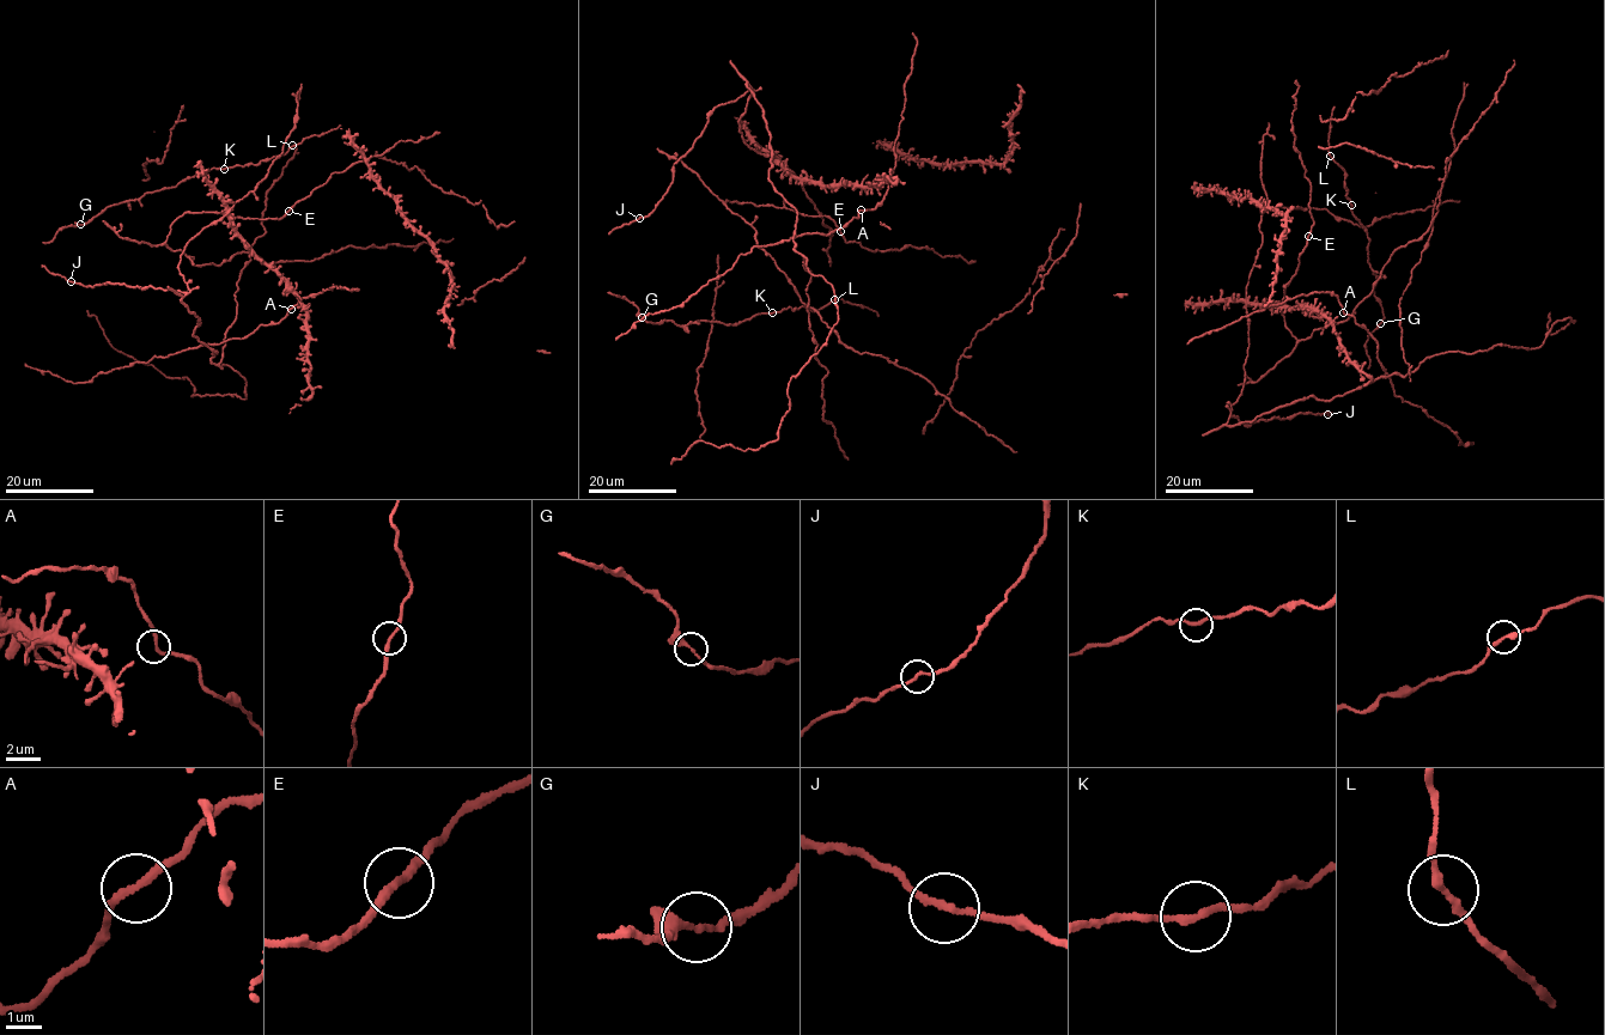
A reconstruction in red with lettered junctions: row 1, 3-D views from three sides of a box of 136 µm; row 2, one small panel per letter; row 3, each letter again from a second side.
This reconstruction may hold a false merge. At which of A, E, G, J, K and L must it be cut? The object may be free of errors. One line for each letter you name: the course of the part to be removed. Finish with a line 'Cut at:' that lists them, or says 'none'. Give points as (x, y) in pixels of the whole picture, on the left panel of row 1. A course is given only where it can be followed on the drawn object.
Cut at: none

